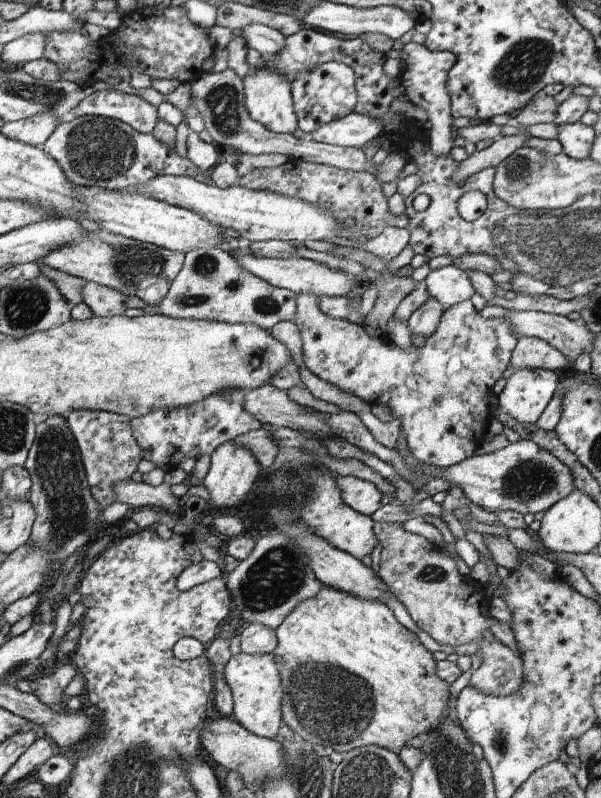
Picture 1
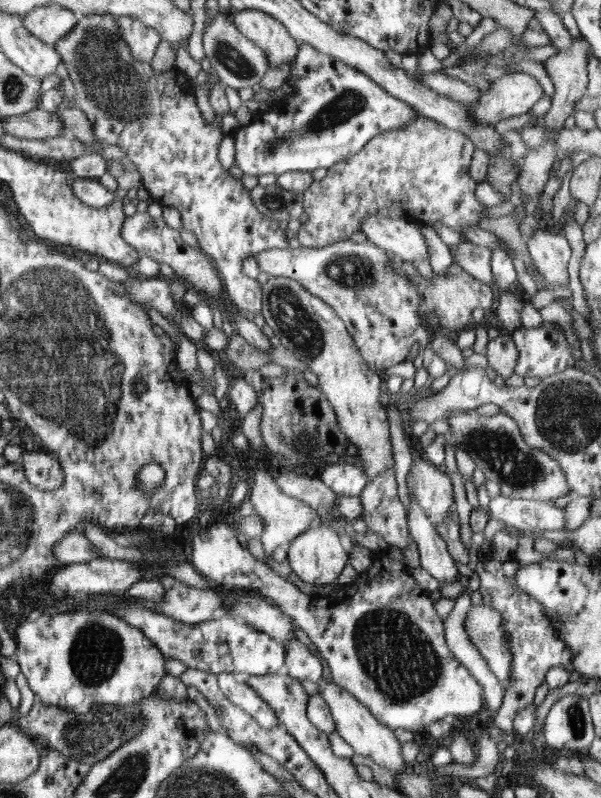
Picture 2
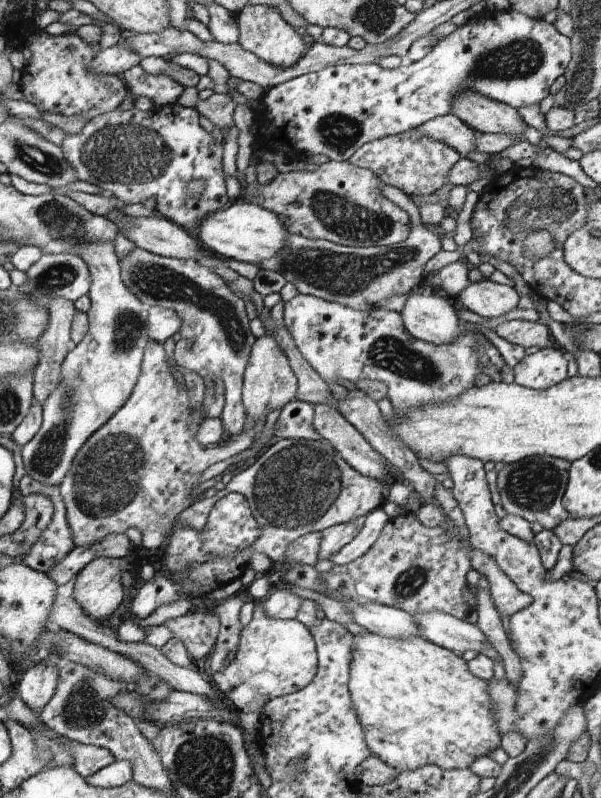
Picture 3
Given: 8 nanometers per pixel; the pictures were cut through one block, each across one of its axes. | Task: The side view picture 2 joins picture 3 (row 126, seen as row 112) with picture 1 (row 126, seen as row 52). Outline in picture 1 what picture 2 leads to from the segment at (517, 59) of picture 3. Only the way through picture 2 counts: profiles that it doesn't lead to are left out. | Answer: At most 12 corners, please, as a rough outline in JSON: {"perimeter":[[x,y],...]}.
{"perimeter":[[330,61],[292,80],[309,135],[357,106],[356,71]]}

